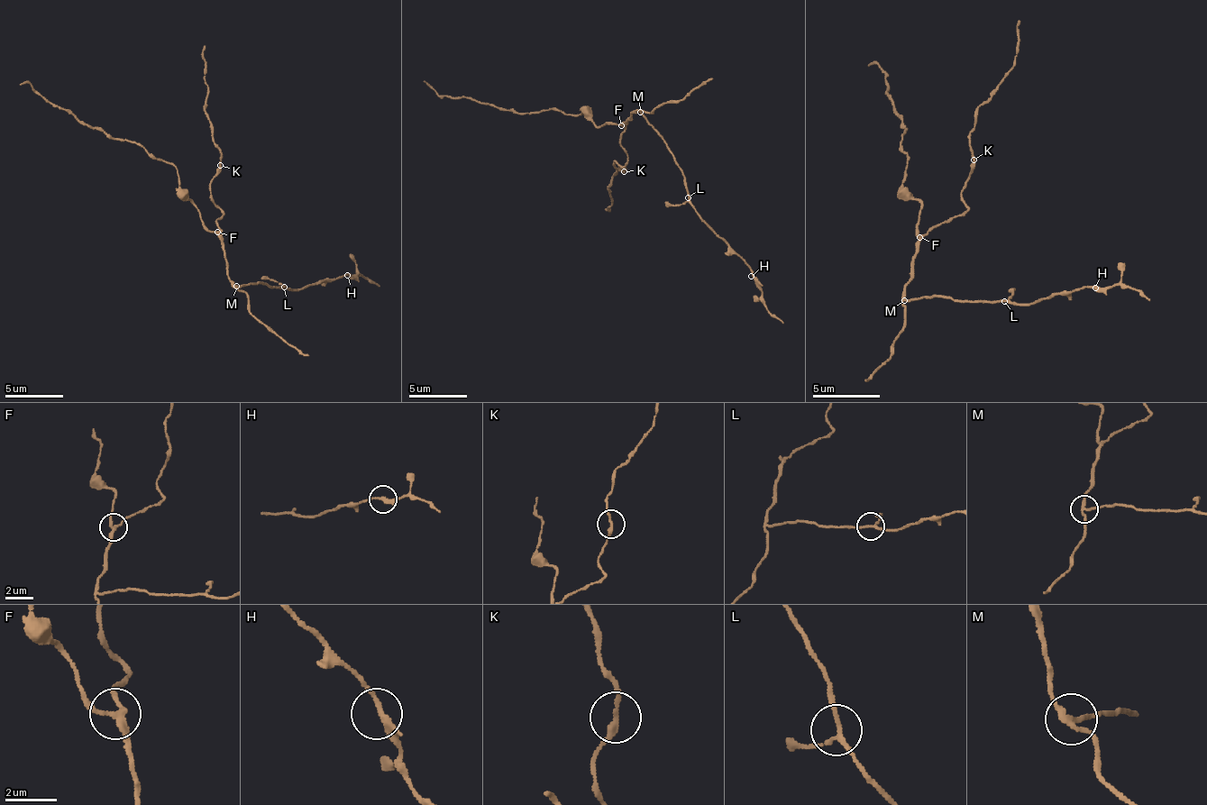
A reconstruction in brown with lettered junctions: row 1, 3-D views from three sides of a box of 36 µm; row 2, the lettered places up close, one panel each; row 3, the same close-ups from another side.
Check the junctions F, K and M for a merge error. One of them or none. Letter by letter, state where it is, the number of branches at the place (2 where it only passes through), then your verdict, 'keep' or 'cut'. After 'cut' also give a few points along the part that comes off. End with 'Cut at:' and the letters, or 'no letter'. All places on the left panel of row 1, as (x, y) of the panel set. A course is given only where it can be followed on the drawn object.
F: place (217, 232); branches 3; keep
K: place (220, 165); branches 2; keep
M: place (236, 286); branches 3; cut; course (237, 287), (263, 284), (292, 289), (359, 272), (379, 287)
Cut at: M

